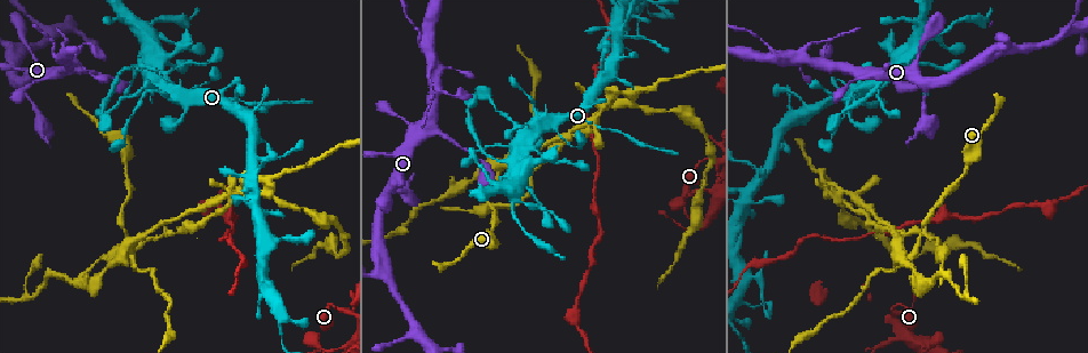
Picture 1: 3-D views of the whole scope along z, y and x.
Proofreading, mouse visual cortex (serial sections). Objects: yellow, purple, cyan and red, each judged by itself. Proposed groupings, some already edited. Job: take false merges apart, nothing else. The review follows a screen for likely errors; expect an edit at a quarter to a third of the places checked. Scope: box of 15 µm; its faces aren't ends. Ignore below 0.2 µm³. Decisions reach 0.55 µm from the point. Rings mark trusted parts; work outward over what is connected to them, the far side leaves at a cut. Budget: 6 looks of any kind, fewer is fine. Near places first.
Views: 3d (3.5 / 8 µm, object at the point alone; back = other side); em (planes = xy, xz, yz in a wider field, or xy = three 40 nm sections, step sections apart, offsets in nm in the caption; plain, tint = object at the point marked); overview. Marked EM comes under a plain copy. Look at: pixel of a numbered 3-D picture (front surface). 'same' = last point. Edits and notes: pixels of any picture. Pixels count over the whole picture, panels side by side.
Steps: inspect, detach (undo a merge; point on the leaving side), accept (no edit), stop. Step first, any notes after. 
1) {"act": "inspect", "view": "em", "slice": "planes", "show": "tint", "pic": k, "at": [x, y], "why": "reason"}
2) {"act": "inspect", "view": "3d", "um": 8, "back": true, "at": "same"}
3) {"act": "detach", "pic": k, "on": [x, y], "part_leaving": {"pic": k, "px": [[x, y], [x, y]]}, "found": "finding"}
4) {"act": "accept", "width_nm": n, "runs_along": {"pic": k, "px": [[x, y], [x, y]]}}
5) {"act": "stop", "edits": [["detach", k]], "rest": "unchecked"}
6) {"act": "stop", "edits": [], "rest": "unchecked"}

{"act": "inspect", "view": "3d", "um": 8, "pic": 1, "at": [511, 162], "why": "side arm on a straight run"}

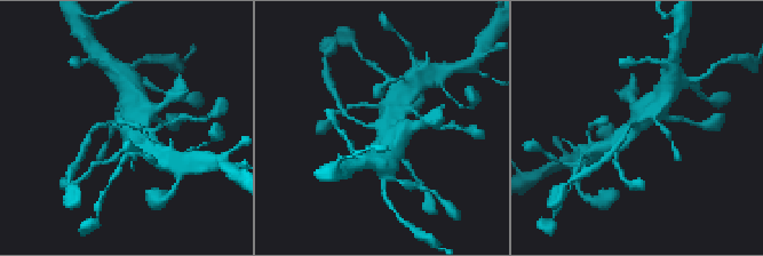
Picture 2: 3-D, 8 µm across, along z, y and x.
{"act": "inspect", "view": "3d", "um": 3.5, "pic": 2, "at": [382, 127], "why": "zoom in"}

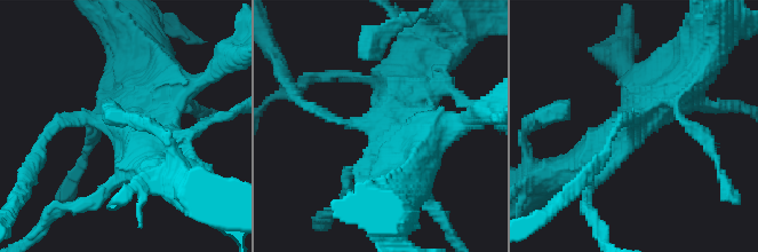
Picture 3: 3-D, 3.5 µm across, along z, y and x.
{"act": "inspect", "view": "em", "slice": "xy", "step": 1, "show": "tint", "pic": 3, "at": [633, 125]}

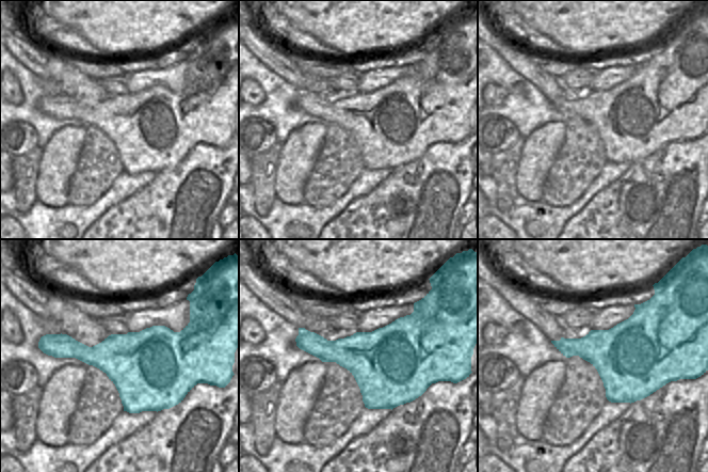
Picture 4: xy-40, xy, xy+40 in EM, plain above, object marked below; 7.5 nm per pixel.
{"act": "accept", "runs_along": {"pic": 3, "px": [[572, 171], [684, 83]]}, "found": "all the same cell"}

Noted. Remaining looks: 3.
{"act": "inspect", "view": "3d", "um": 3.5, "back": true, "pic": 1, "at": [422, 42], "why": "thin arm on a thick one"}

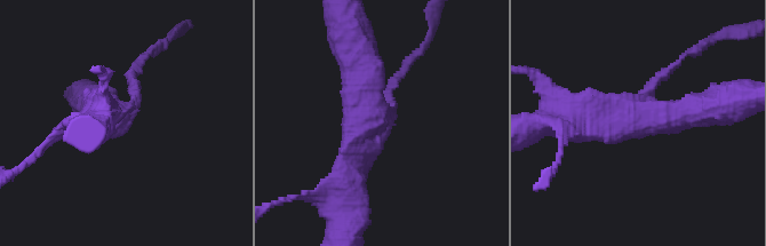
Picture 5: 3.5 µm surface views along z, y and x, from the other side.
{"act": "inspect", "view": "em", "slice": "xy", "step": 3, "show": "tint", "pic": 5, "at": [636, 112], "arms": 3, "arm_widths_nm": [150, 400, 450], "why": "now the EM"}

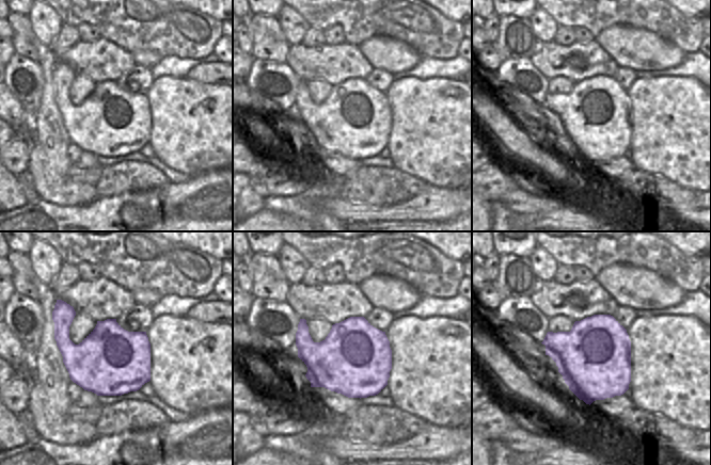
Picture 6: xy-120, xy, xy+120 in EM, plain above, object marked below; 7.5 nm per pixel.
{"act": "accept", "runs_along": {"pic": 5, "px": [[568, 119], [715, 105]]}, "found": "all the same cell"}

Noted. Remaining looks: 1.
{"act": "stop", "edits": [], "rest": "unchecked"}

